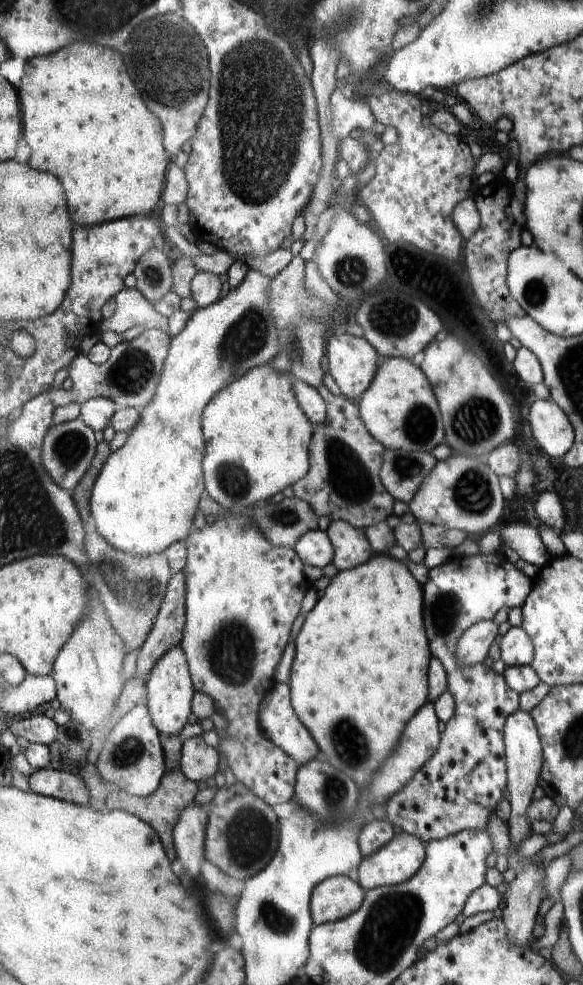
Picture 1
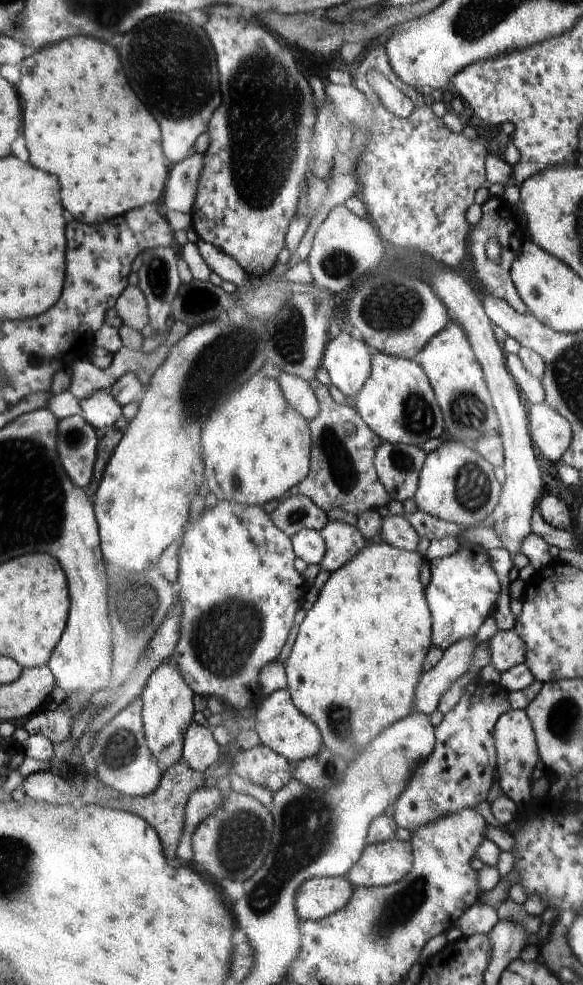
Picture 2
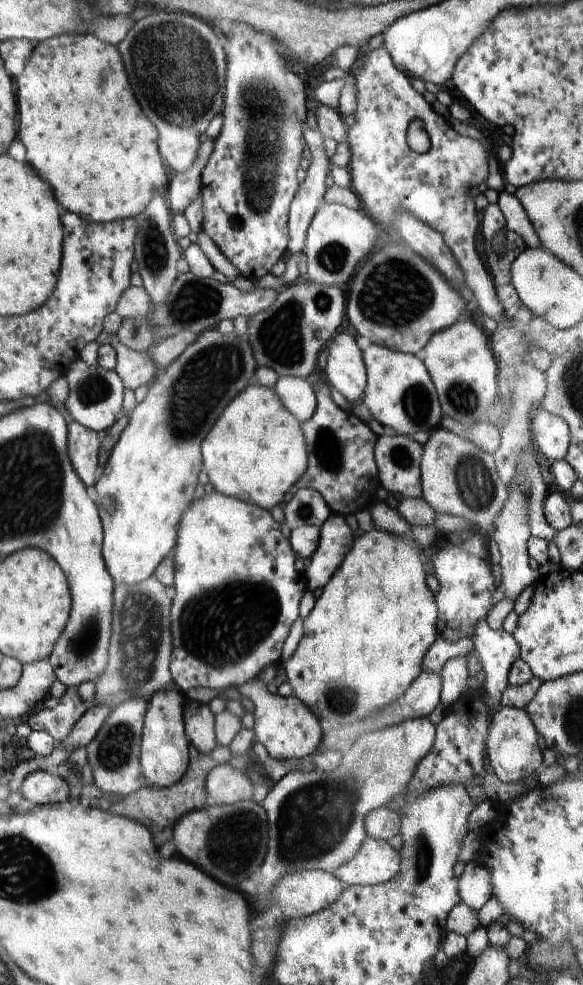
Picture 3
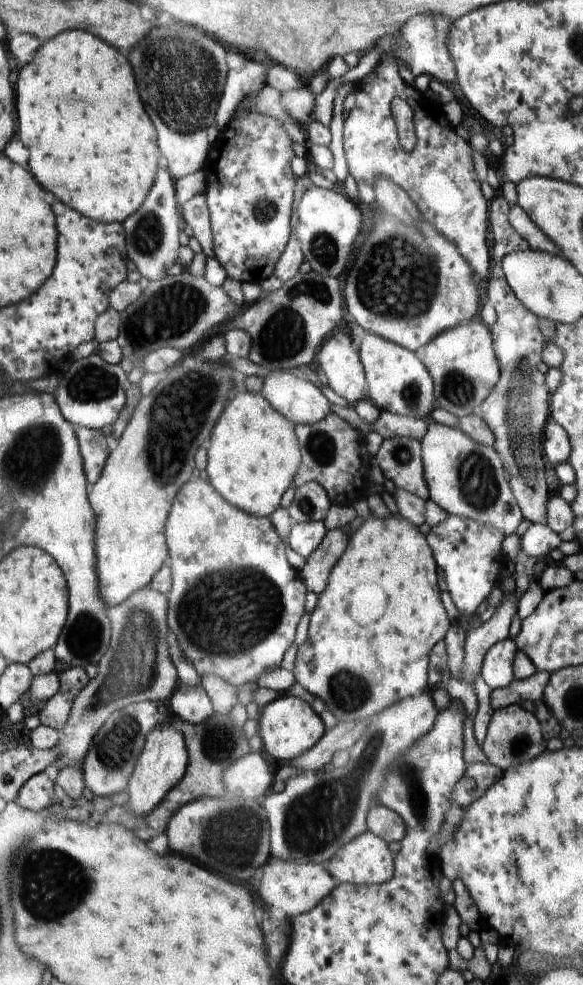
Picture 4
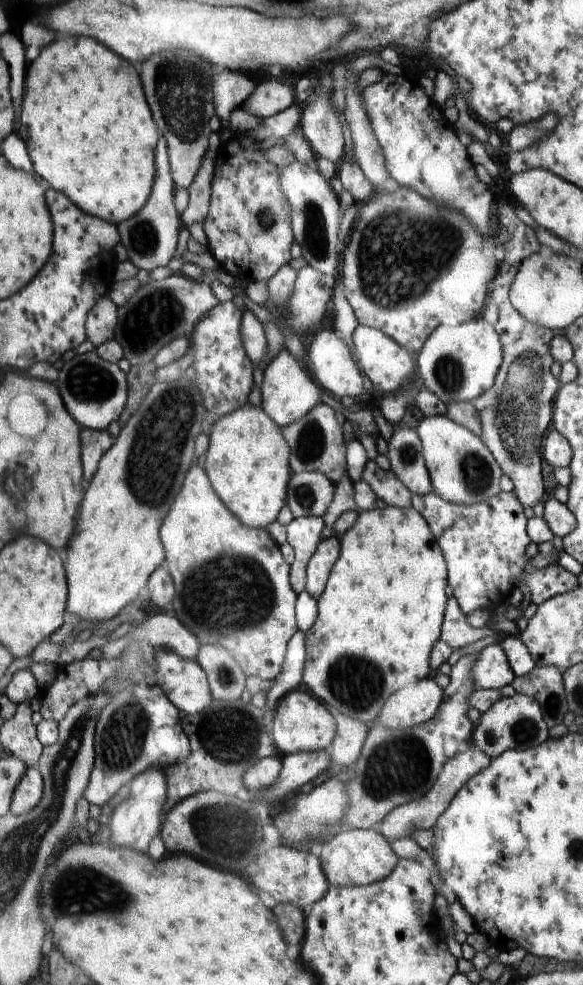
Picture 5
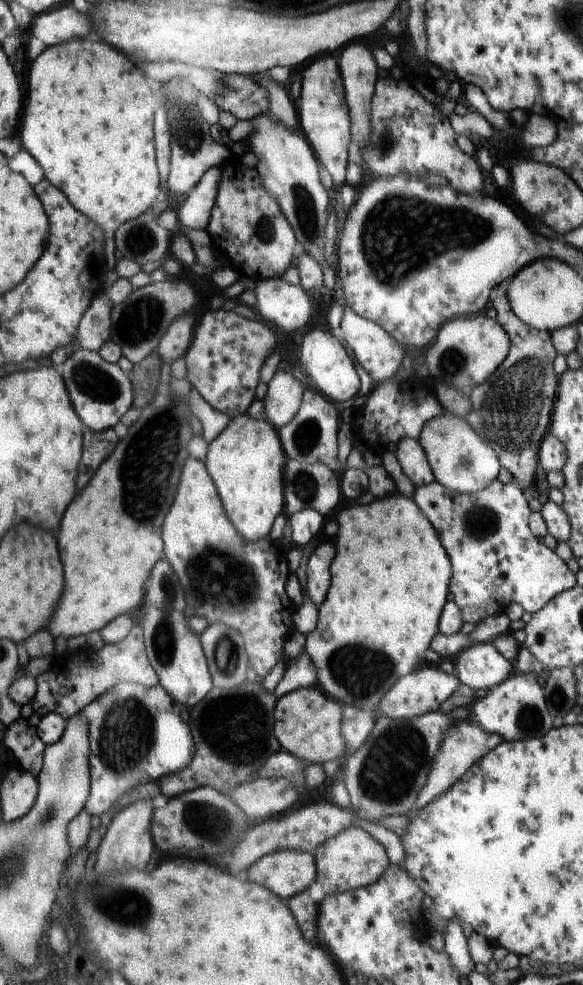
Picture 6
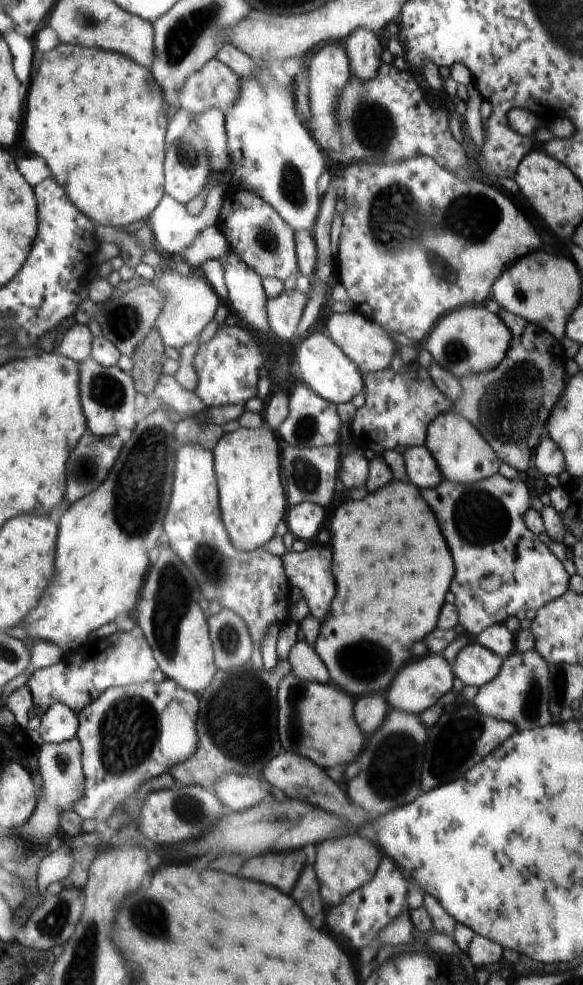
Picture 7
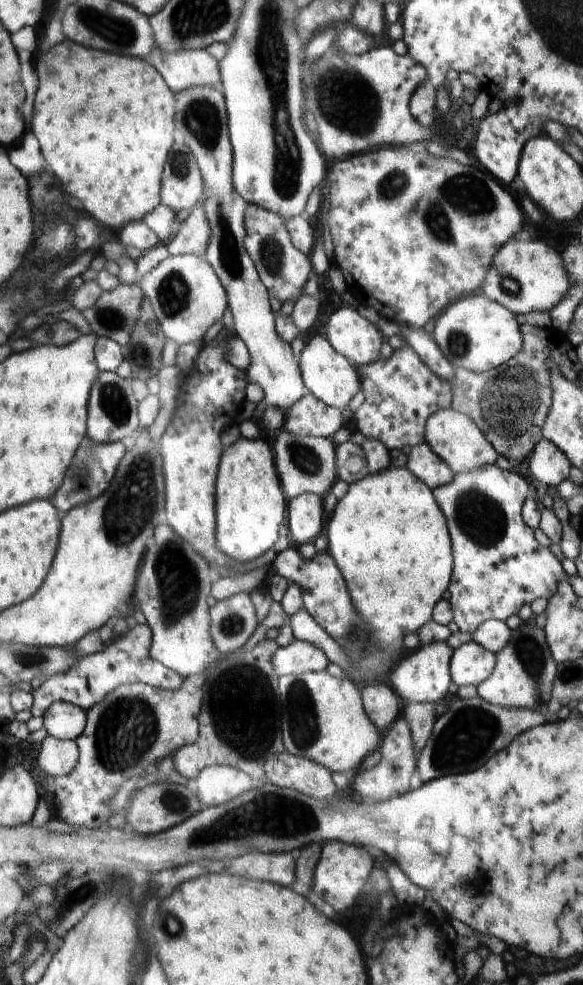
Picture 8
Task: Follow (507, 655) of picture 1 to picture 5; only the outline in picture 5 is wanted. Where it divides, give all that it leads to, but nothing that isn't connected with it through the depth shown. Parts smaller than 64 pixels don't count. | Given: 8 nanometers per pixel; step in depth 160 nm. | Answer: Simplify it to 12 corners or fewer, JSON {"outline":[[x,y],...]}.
{"outline":[[499,643],[484,647],[473,666],[476,687],[514,682]]}

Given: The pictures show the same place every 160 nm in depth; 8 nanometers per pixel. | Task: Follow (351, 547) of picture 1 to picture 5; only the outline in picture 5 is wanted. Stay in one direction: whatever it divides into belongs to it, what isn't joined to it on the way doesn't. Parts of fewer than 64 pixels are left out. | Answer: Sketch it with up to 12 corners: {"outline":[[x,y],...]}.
{"outline":[[338,535],[327,538],[309,560],[305,589],[314,600],[325,590],[340,556]]}

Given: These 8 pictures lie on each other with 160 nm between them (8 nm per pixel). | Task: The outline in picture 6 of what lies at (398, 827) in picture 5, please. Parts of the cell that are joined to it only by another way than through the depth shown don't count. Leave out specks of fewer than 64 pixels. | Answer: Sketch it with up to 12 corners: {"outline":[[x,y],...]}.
{"outline":[[458,722],[442,740],[418,809],[457,784],[504,741]]}

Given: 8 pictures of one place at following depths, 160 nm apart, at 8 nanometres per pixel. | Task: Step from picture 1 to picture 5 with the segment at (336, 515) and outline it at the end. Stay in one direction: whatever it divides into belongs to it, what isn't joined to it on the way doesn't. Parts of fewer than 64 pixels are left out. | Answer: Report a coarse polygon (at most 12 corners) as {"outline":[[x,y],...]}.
{"outline":[[325,404],[284,429],[292,472],[338,483],[347,445]]}

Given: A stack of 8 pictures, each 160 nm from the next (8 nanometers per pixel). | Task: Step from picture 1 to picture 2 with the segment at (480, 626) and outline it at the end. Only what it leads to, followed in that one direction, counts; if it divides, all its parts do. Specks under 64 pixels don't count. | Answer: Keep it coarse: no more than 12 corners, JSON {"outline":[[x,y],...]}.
{"outline":[[461,638],[422,675],[414,712],[430,716],[468,673],[475,638]]}

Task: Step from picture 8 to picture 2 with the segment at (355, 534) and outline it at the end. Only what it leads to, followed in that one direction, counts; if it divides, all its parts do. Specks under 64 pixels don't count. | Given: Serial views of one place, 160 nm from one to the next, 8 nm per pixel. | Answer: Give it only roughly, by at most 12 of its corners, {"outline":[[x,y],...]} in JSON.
{"outline":[[379,539],[306,611],[294,706],[347,764],[414,712],[422,558]]}

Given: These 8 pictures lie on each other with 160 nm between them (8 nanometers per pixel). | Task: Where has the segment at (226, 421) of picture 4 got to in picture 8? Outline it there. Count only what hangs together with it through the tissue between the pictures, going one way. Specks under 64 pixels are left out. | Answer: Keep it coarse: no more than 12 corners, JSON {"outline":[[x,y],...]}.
{"outline":[[266,435],[222,453],[218,534],[234,562],[270,550],[286,518]]}

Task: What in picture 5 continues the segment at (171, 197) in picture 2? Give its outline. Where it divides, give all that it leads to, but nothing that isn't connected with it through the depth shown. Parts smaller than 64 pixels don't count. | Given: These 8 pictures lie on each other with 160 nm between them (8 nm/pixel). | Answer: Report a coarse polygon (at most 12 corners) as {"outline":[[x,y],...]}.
{"outline":[[218,132],[187,188],[189,203],[179,215],[186,228],[203,226],[211,198]]}

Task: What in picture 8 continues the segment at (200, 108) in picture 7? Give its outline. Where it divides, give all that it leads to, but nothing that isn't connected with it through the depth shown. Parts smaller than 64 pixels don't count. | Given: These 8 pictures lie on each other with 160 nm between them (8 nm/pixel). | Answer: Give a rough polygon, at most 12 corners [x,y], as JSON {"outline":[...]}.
{"outline":[[206,49],[166,57],[150,64],[174,94],[202,85],[222,90],[219,62]]}

